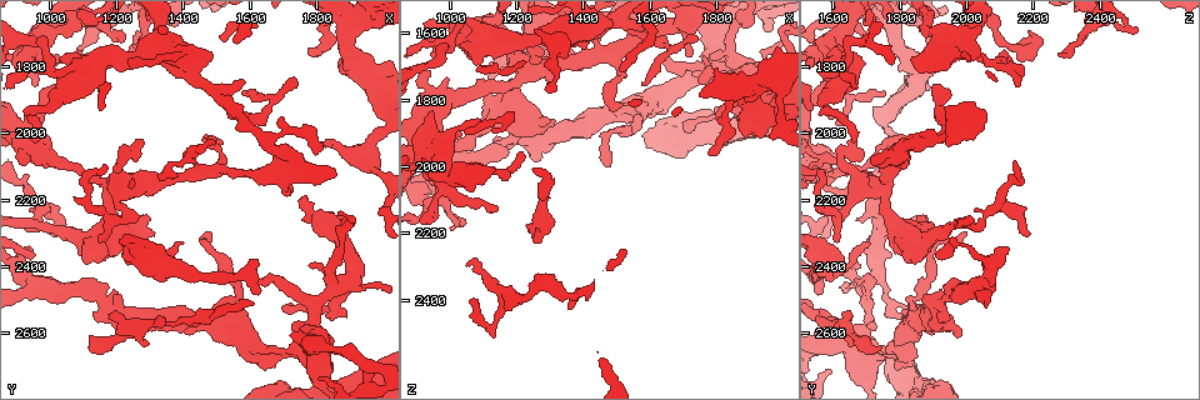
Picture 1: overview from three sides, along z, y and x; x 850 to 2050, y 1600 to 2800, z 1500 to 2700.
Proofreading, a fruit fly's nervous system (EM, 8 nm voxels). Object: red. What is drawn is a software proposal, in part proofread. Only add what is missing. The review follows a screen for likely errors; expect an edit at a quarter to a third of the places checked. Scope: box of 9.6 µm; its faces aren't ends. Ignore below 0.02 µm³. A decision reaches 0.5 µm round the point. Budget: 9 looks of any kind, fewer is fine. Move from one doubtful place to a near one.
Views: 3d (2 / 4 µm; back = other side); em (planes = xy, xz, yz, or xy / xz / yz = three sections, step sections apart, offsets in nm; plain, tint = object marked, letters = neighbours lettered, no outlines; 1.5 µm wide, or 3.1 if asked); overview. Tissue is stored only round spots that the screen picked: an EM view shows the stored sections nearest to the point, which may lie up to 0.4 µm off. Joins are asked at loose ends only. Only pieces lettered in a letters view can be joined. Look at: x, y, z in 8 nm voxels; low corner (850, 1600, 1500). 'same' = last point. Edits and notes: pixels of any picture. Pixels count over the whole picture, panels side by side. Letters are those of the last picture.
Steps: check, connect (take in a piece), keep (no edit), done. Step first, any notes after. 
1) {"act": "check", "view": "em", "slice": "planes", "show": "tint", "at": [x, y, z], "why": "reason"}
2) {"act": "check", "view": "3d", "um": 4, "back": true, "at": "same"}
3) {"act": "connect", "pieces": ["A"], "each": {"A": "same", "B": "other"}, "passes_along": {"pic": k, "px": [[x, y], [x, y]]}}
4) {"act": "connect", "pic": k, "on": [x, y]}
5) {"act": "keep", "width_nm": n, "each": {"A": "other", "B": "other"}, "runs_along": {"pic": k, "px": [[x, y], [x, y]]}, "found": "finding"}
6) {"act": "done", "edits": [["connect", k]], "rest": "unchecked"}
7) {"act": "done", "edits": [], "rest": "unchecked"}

{"act": "check", "view": "em", "um": 3.1, "slice": "xy", "step": 8, "show": "tint", "at": [1100, 2380, 1840], "why": "stops while still wide"}

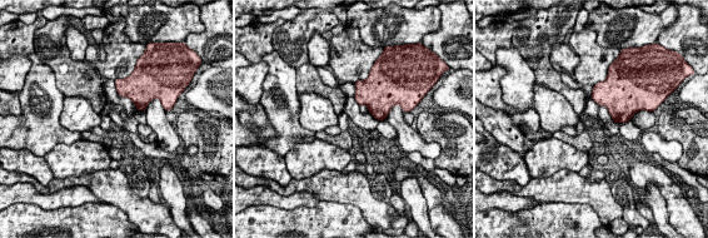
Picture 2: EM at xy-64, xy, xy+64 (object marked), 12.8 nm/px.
{"act": "check", "view": "em", "um": 3.1, "slice": "planes", "show": "letters", "at": "same", "why": "another direction"}

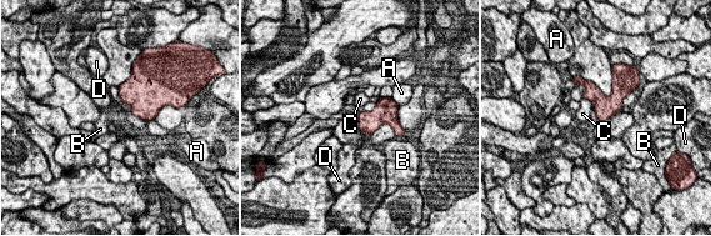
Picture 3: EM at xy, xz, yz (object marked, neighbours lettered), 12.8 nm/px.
{"act": "keep", "longest_contact_nm": ["C", 150], "each": {"A": "other", "B": "other", "C": "other", "D": "other"}, "found": "no lettered piece goes on from it"}

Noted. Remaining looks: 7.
{"act": "check", "view": "3d", "um": 4, "at": [940, 2340, 2130], "why": "branch stops here"}

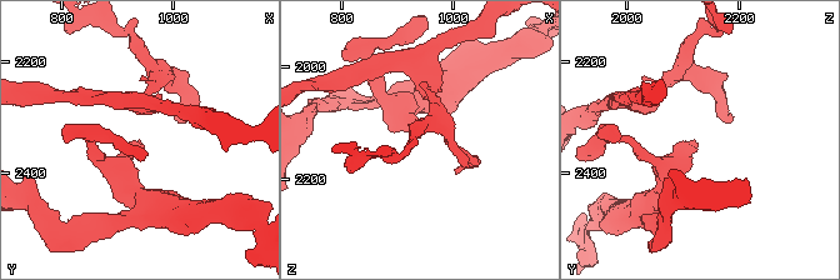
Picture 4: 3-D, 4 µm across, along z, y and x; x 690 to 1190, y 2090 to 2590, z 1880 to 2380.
{"act": "check", "view": "em", "slice": "xz", "step": 4, "show": "tint", "at": [940, 2345, 2130], "why": "shape alone is not enough"}

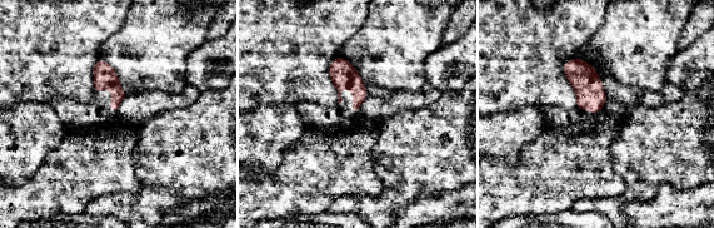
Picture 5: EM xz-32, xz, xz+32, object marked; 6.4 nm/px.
{"act": "check", "view": "em", "slice": "planes", "show": "letters", "at": "same"}

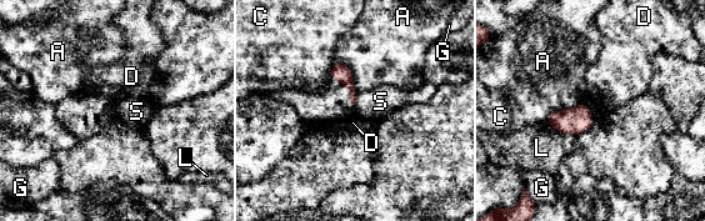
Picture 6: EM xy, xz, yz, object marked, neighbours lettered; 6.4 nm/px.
{"act": "keep", "each": {"A": "other", "C": "other", "D": "other", "G": "other", "L": "other", "S": "other"}, "border": {"pic": 6, "px": [[358, 94], [353, 105]]}, "found": "none of them fits"}

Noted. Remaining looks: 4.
{"act": "check", "view": "em", "slice": "yz", "step": 8, "show": "letters", "at": [1060, 1770, 2280], "why": "tapers out"}

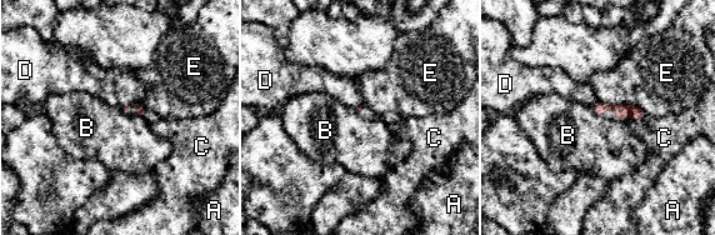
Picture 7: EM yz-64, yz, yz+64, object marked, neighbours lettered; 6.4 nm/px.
{"act": "keep", "each": {"A": "other", "B": "other", "C": "other", "D": "other", "E": "other"}, "runs_along": {"pic": 7, "px": [[596, 108], [610, 106], [641, 114]]}, "found": "none of them fits"}

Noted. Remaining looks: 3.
{"act": "check", "view": "3d", "um": 2, "back": true, "at": [1950, 2710, 1590], "why": "free end"}

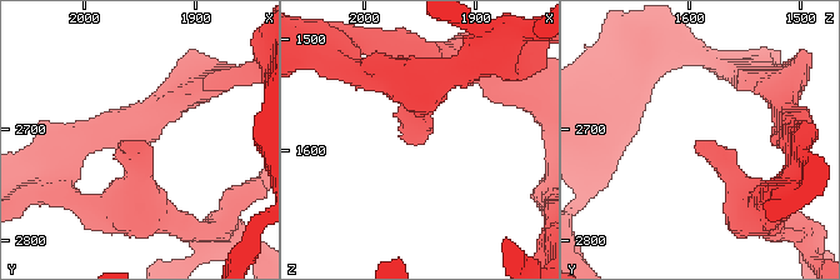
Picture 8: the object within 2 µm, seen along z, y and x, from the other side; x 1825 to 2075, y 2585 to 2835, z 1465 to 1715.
{"act": "check", "view": "em", "slice": "planes", "show": "plain", "at": [1956, 2712, 1594]}

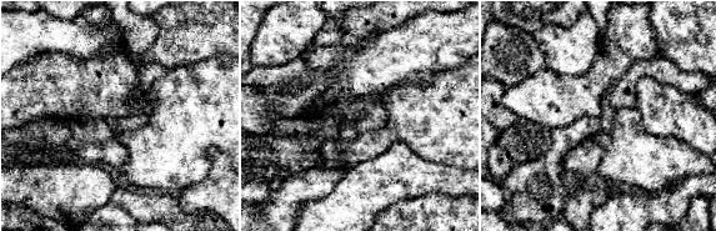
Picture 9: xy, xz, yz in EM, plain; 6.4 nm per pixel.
{"act": "check", "view": "em", "slice": "planes", "show": "letters", "at": "same"}

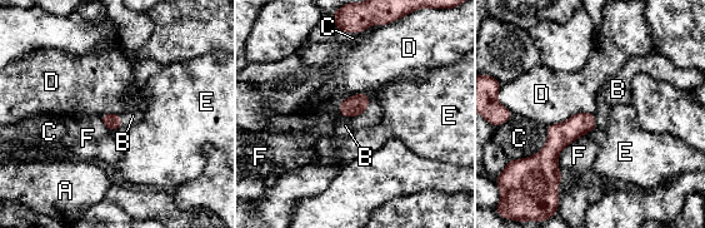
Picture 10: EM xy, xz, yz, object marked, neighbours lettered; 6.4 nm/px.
{"act": "connect", "pieces": ["B"], "each": {"A": "other", "B": "same", "C": "other", "D": "other", "E": "other", "F": "other"}, "passes_along": {"pic": 10, "px": [[354, 105], [359, 114], [345, 125]]}, "found": "the neuron continues"}

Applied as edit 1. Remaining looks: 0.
{"act": "done", "edits": [["connect", 10]], "rest": "unchecked"}

